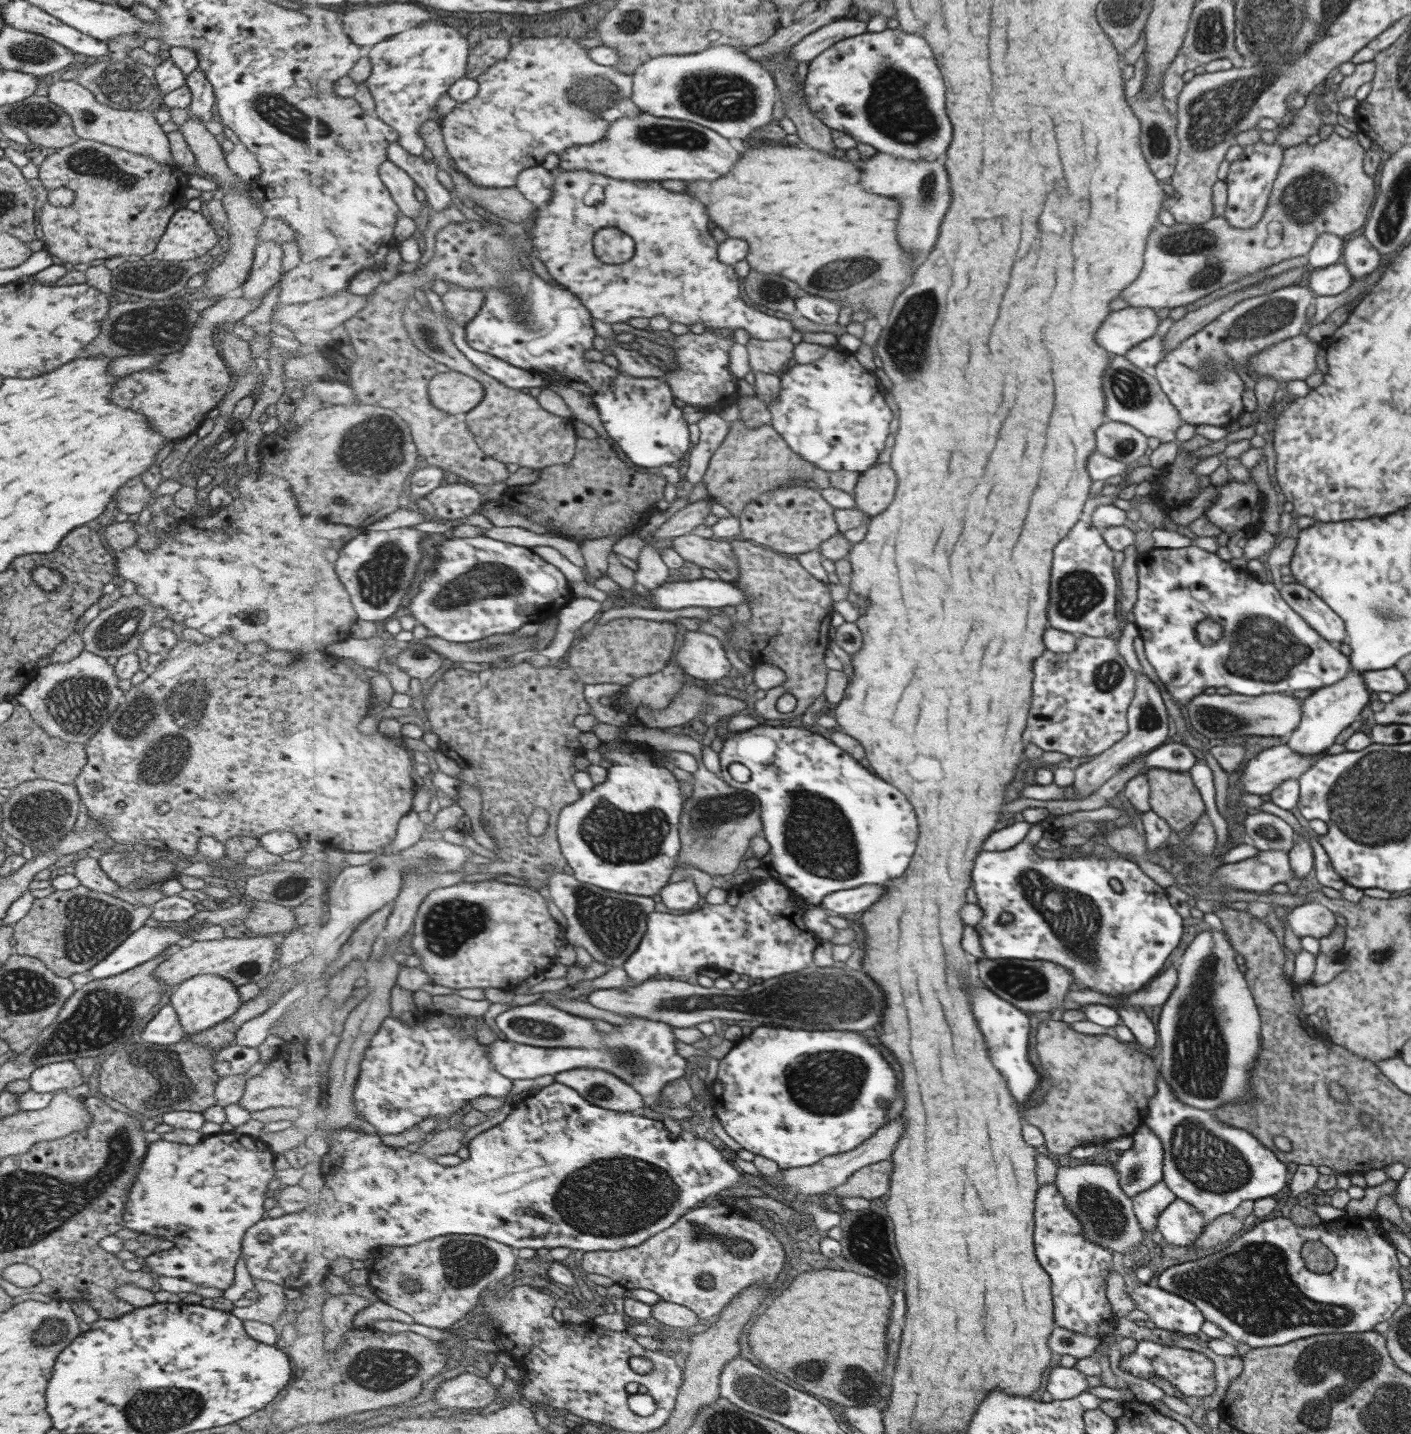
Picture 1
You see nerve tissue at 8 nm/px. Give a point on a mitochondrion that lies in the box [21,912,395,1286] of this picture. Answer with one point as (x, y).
(103, 1016)

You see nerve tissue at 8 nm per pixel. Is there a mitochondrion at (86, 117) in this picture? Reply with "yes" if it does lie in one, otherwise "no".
yes

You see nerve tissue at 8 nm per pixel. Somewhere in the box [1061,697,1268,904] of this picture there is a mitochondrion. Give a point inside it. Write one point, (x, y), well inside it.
(1214, 720)

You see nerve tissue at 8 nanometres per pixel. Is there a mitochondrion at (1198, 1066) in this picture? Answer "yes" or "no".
yes

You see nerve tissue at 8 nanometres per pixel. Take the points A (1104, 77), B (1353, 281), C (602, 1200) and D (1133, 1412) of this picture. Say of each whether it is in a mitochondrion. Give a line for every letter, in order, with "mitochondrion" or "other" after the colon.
A: other
B: other
C: mitochondrion
D: other

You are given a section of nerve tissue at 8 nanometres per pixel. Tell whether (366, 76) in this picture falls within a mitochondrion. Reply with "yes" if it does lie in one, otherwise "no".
no

